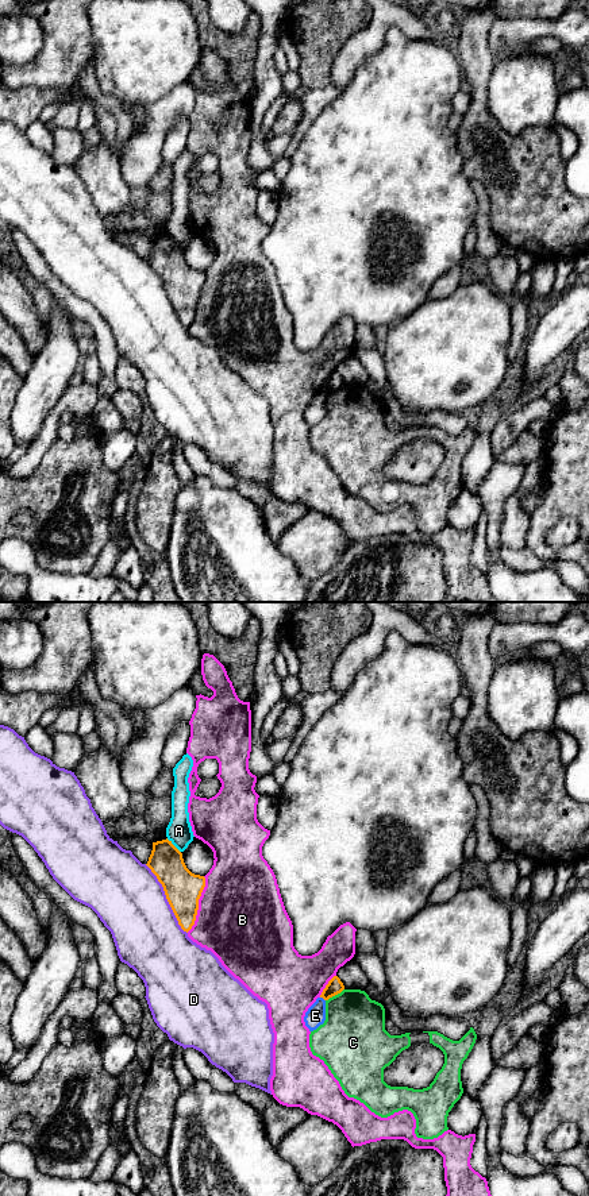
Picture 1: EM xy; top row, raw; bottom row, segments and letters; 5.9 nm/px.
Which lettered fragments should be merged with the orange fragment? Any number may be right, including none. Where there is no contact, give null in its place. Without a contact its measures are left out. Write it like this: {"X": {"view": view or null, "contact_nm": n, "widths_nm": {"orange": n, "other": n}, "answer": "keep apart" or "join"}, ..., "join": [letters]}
{"A": {"view": "xy", "contact_nm": 120, "widths_nm": {"orange": 200, "other": 150}, "answer": "keep apart"}, "B": {"view": "xy", "contact_nm": 360, "widths_nm": {"orange": 220, "other": 500}, "answer": "keep apart"}, "C": {"view": "xy", "contact_nm": 130, "widths_nm": {"orange": 90, "other": 360}, "answer": "keep apart"}, "D": {"view": "xy", "contact_nm": 480, "widths_nm": {"orange": 220, "other": 420}, "answer": "keep apart"}, "E": {"view": "xy", "contact_nm": 40, "widths_nm": {"orange": 90, "other": 120}, "answer": "keep apart"}, "join": []}

